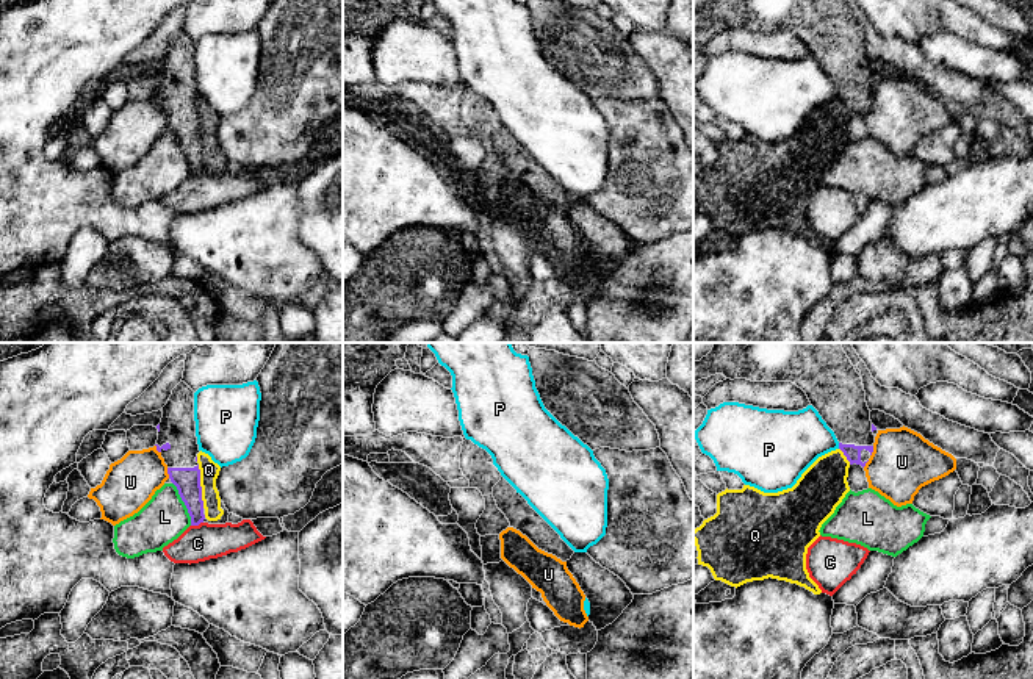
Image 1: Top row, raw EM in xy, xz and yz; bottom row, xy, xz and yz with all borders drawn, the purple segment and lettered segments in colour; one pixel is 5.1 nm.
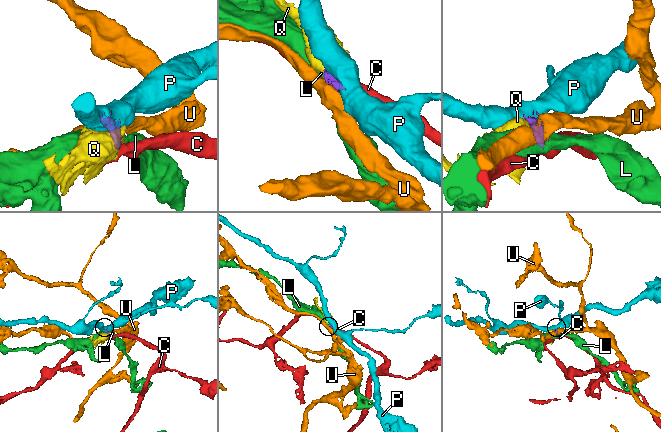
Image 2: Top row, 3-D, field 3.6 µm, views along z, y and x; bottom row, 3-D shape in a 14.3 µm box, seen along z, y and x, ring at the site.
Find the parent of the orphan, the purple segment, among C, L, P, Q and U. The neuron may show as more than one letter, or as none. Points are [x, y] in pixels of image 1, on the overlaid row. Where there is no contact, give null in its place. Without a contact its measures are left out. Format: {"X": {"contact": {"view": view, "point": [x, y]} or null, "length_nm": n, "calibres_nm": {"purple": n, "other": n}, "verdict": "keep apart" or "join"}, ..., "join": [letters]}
{"C": {"contact": {"view": "xy", "point": [196, 524]}, "length_nm": 70, "calibres_nm": {"purple": 130, "other": 190}, "verdict": "keep apart"}, "L": {"contact": {"view": "xy", "point": [185, 504]}, "length_nm": 240, "calibres_nm": {"purple": 130, "other": 240}, "verdict": "keep apart"}, "P": {"contact": {"view": "yz", "point": [839, 446]}, "length_nm": 30, "calibres_nm": {"purple": 80, "other": 320}, "verdict": "keep apart"}, "Q": {"contact": {"view": "xy", "point": [201, 487]}, "length_nm": 220, "calibres_nm": {"purple": 130, "other": 100}, "verdict": "keep apart"}, "U": {"contact": {"view": "xy", "point": [168, 473]}, "length_nm": 60, "calibres_nm": {"purple": 130, "other": 260}, "verdict": "keep apart"}, "join": []}

